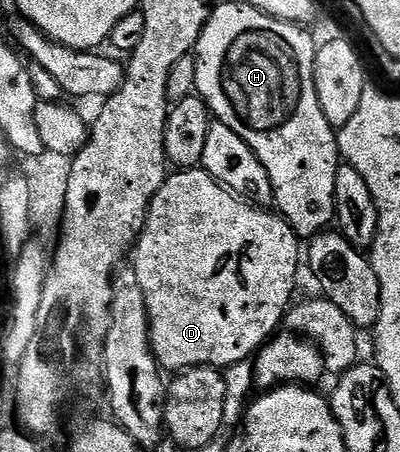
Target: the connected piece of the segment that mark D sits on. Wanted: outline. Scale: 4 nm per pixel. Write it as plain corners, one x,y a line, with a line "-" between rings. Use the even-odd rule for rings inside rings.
199,167
174,171
167,176
166,182
156,191
146,213
146,221
142,224
142,232
138,234
136,248
132,253
132,268
136,271
136,279
140,279
140,291
144,291
144,303
148,307
150,320
150,352
158,360
163,370
181,371
197,365
211,365
214,369
226,370
229,365
253,358
258,350
279,332
284,318
295,300
294,284
298,281
298,245
300,238
292,231
292,227
277,212
266,207
259,207
225,189
212,175

